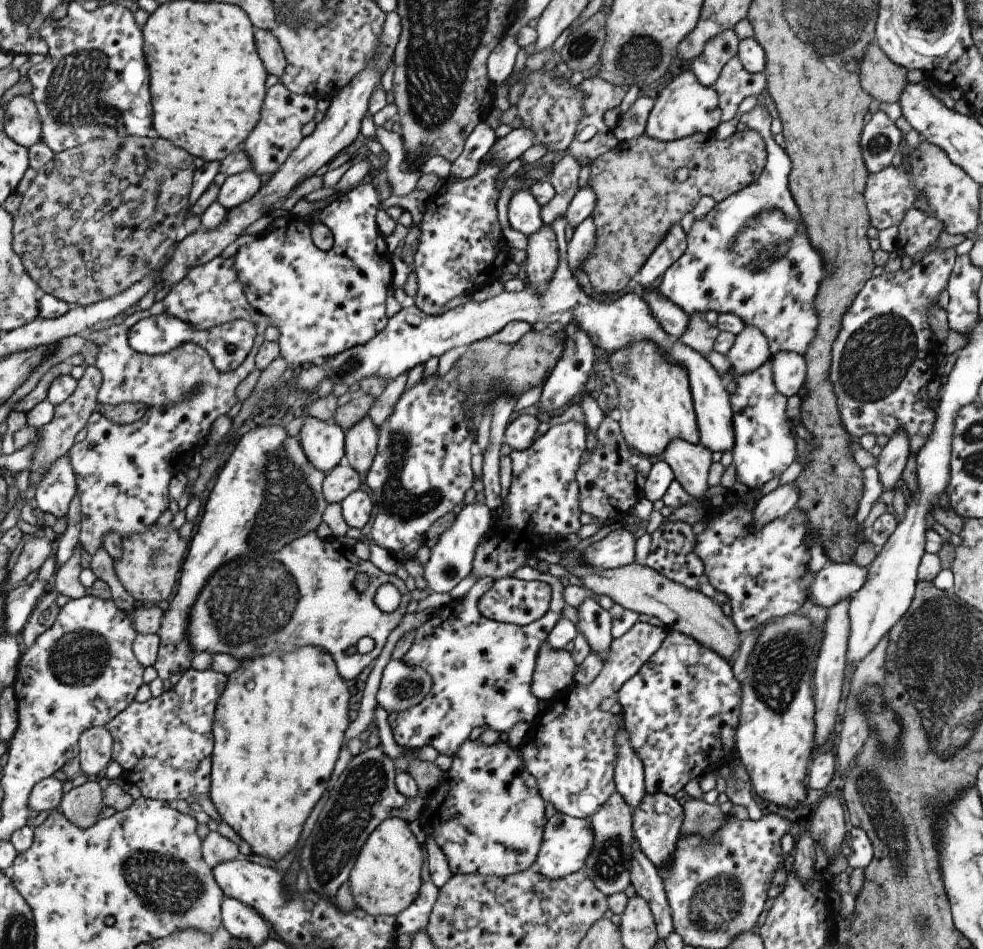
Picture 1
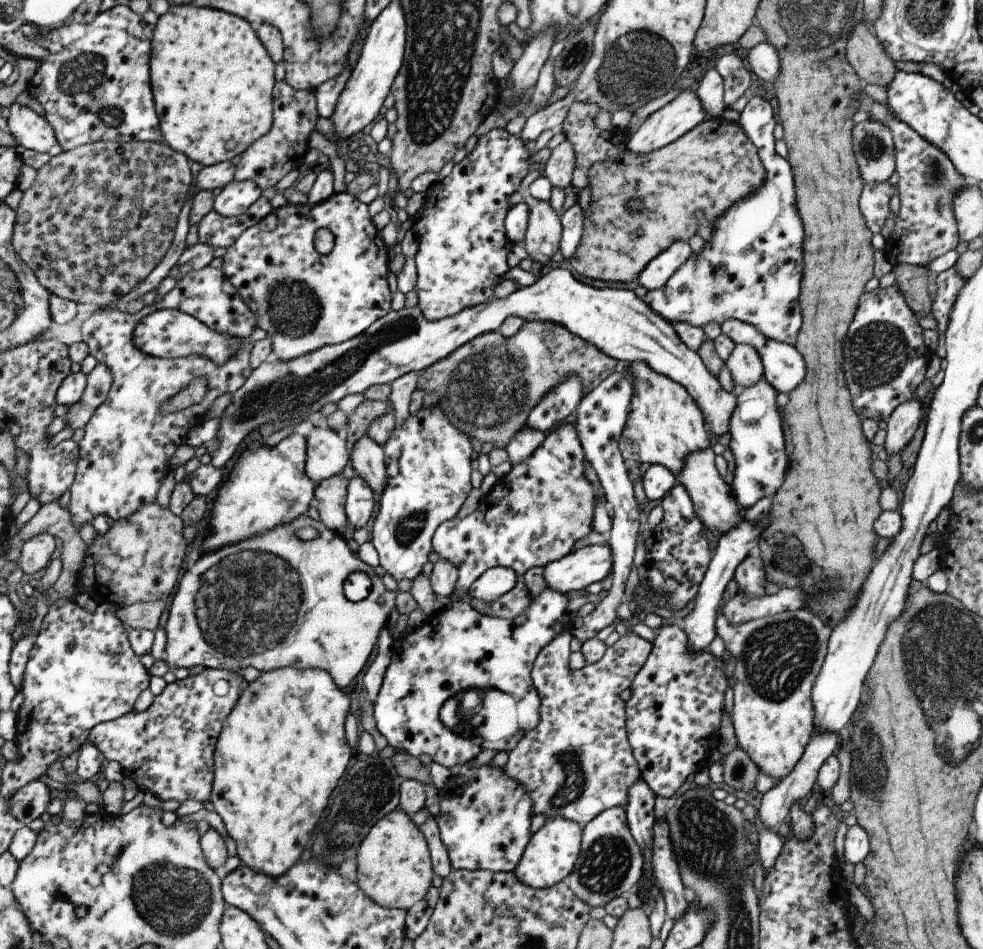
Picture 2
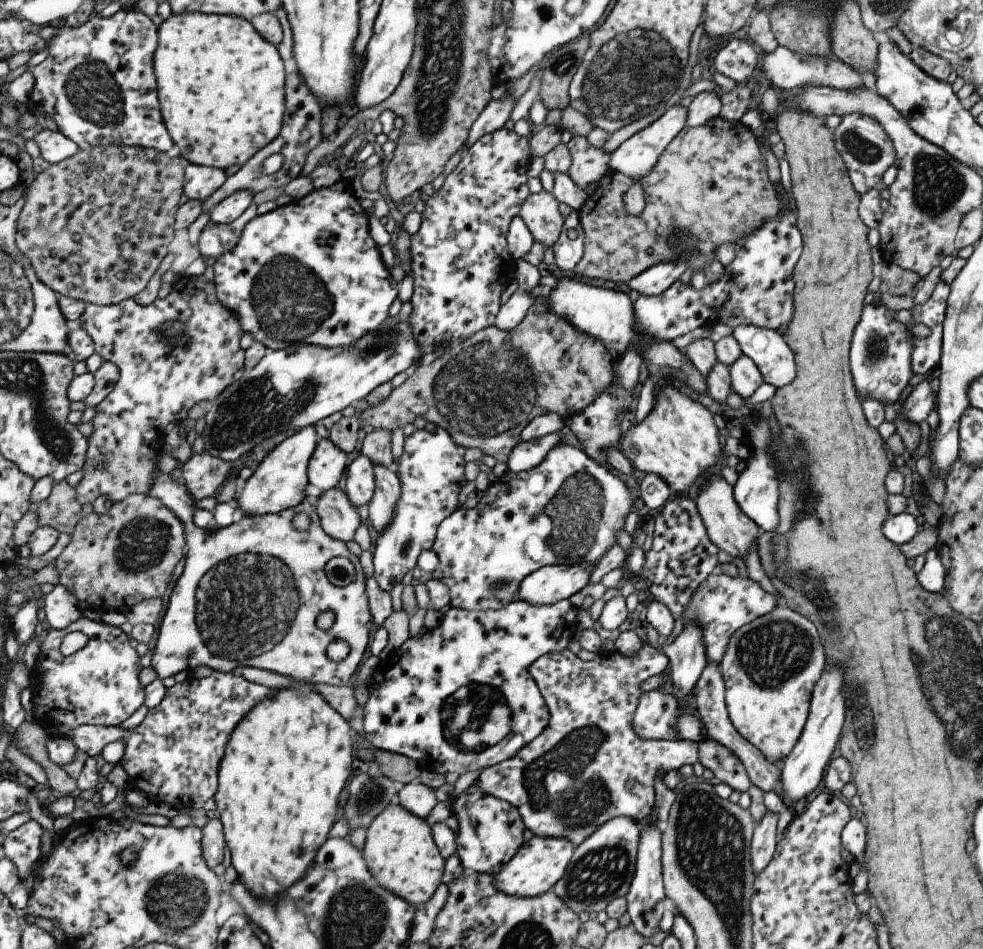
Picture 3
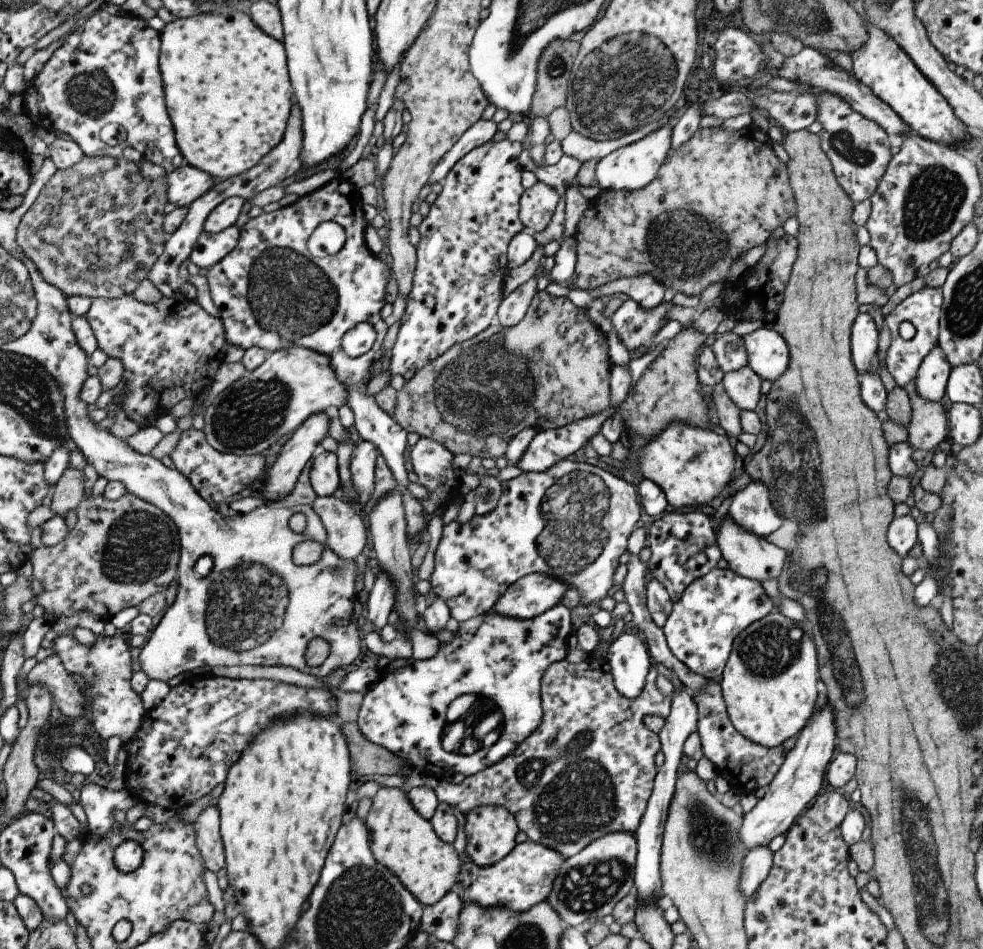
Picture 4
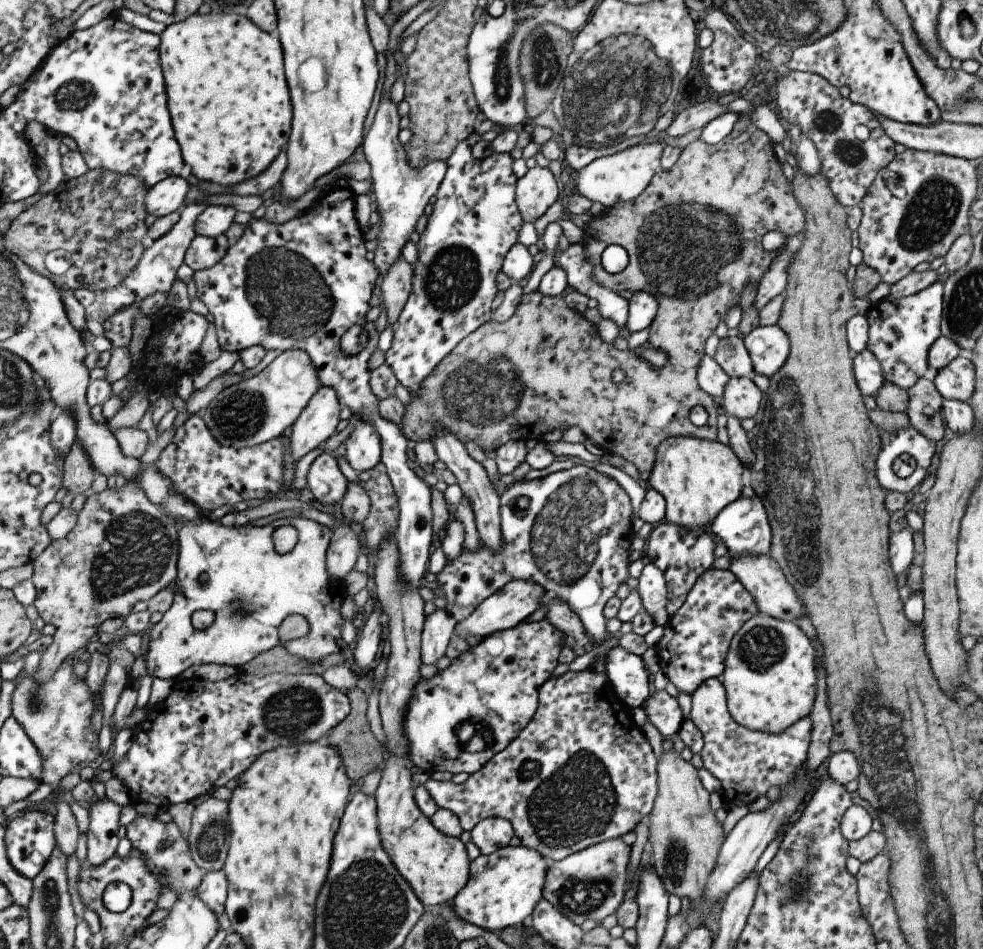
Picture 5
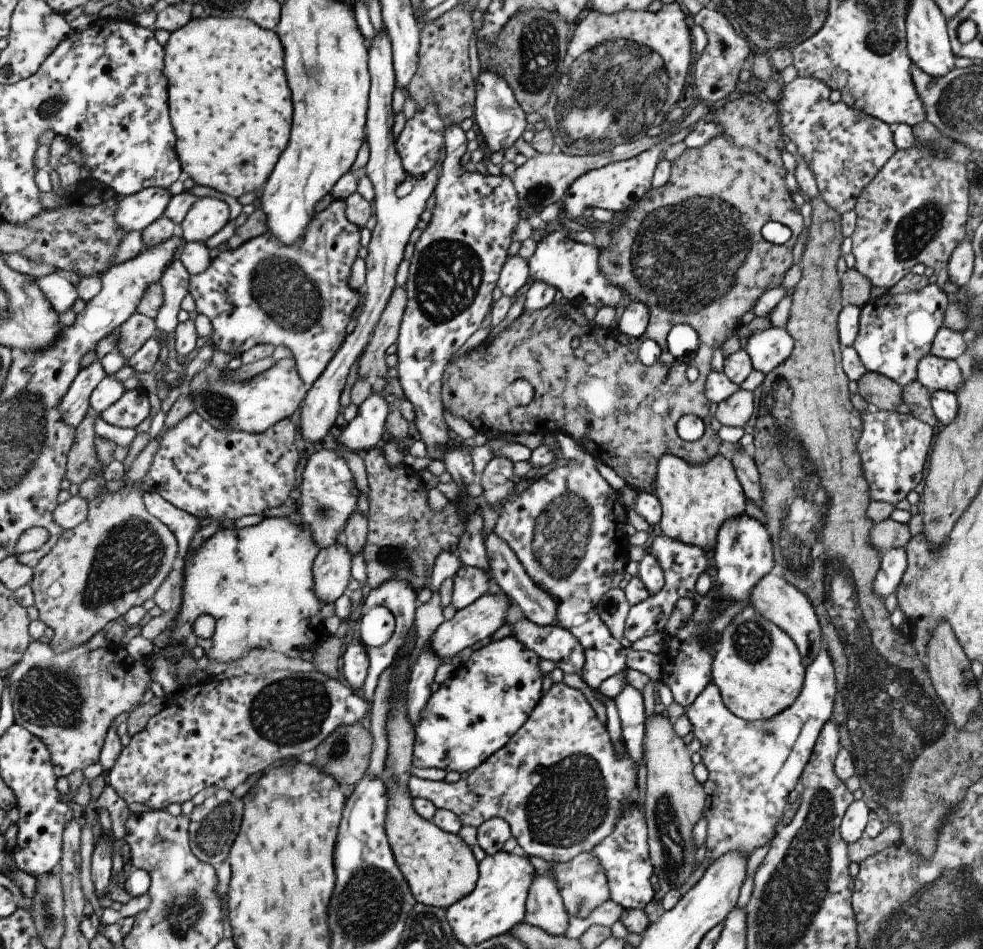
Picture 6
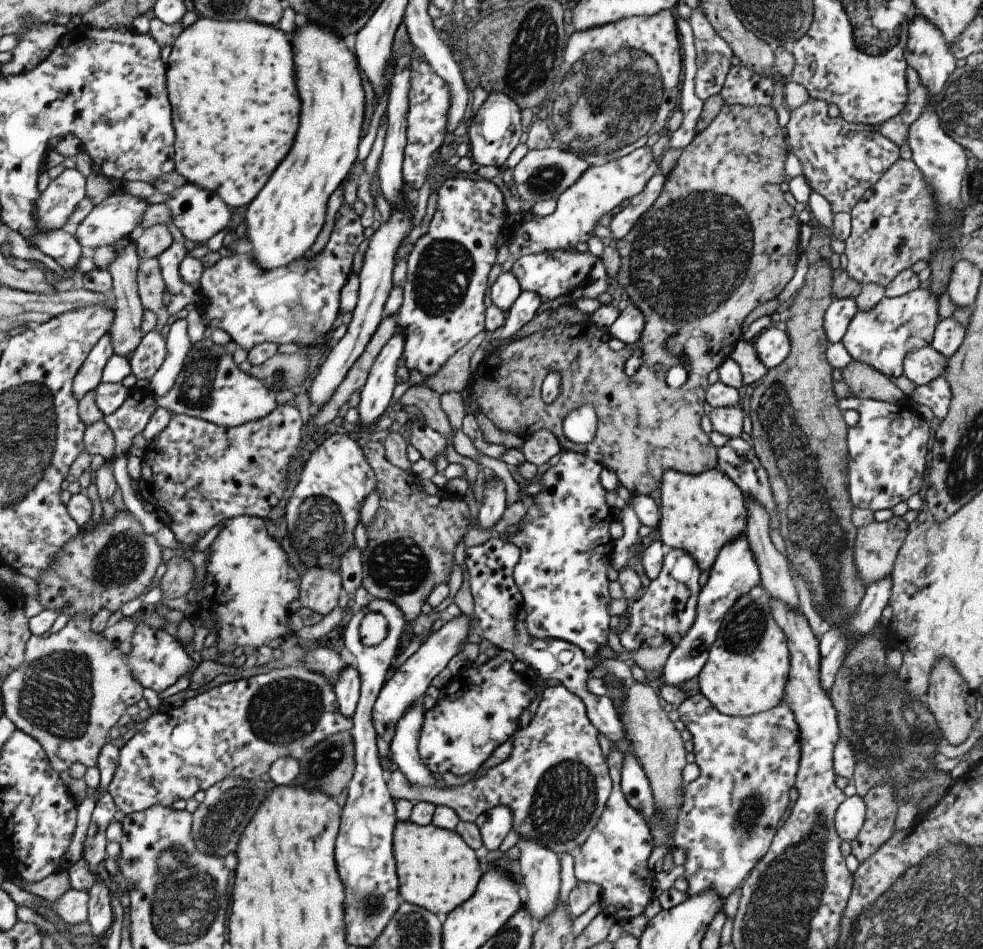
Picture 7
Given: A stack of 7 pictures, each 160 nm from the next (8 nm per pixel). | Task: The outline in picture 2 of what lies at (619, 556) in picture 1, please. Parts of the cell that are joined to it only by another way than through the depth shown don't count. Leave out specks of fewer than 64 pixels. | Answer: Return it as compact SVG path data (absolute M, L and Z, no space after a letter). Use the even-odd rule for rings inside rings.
M607 543L597 544L593 546L585 546L574 552L570 552L561 559L556 559L554 562L548 563L543 567L543 580L549 586L549 590L561 592L567 597L568 594L578 594L589 584L597 581L607 581L611 571L611 552Z

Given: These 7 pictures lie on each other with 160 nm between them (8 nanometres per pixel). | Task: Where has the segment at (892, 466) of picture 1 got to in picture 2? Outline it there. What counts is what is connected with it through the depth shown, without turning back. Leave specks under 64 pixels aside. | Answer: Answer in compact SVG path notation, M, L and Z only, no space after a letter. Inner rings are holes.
M907 400L897 404L886 421L883 448L887 457L899 453L901 448L911 440L922 418L923 410L919 400Z

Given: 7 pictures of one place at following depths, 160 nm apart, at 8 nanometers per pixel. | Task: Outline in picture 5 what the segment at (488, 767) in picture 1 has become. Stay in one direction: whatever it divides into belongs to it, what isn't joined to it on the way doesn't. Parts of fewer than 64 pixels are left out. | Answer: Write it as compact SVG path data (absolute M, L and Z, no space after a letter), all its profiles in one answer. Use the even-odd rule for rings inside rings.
M487 817L470 830L470 841L477 846L481 855L488 855L501 847L514 835L512 824L501 817Z

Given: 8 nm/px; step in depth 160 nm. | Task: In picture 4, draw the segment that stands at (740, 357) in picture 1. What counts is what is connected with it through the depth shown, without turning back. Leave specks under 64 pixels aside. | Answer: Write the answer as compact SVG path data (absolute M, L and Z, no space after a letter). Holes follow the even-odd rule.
M749 365L724 373L721 384L737 408L753 411L761 395L759 391L761 379L749 368Z

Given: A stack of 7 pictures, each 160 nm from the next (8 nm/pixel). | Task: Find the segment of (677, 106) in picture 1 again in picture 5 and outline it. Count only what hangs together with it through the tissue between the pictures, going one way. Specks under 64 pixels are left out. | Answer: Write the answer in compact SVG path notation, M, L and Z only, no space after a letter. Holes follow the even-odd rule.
M657 140L593 159L585 168L577 171L575 193L588 198L591 202L599 202L607 209L619 201L633 200L643 192L653 175L660 171L659 159L662 148L662 141Z

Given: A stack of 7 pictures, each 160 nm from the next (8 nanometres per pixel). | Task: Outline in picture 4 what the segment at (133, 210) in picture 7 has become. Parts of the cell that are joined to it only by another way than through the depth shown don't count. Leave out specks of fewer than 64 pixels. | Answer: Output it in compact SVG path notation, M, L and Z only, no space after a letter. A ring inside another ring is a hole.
M189 164L177 167L166 175L166 197L168 202L176 204L177 207L189 206L196 198L204 195L213 184L210 174Z

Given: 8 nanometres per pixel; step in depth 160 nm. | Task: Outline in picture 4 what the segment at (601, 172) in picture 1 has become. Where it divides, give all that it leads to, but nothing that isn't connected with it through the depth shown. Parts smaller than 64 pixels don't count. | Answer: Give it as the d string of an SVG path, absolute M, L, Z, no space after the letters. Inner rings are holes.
M747 125L736 131L727 131L718 127L699 128L690 136L680 147L668 149L665 161L657 169L653 180L643 188L636 191L603 191L593 200L587 200L587 208L579 217L574 239L576 240L576 261L574 264L573 280L579 289L592 289L607 284L611 280L628 276L637 276L640 274L651 275L657 282L660 282L664 288L672 288L675 292L682 292L686 296L697 296L702 290L717 282L717 280L727 281L729 266L742 252L764 244L769 239L769 234L781 226L787 218L795 216L796 204L794 196L788 181L786 165L780 163L773 155L772 141L767 134L763 134L755 125Z

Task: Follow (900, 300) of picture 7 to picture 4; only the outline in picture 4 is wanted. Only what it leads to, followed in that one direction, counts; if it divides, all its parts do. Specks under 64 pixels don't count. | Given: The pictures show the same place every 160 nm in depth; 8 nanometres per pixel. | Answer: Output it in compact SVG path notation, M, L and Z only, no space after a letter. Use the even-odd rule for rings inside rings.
M924 287L904 298L883 322L887 325L891 334L891 342L885 353L885 368L896 382L898 387L911 382L916 375L916 370L921 359L932 349L938 346L938 316L942 303L942 290L940 287ZM903 321L913 325L915 333L913 337L904 340L897 333L897 326Z

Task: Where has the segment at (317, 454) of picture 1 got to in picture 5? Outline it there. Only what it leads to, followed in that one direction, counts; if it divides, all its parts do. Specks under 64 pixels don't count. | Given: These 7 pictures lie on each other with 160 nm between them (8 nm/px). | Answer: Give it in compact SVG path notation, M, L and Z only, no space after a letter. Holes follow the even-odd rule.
M321 453L309 465L306 487L313 494L317 506L325 511L334 511L347 490L347 479L339 471L333 455Z

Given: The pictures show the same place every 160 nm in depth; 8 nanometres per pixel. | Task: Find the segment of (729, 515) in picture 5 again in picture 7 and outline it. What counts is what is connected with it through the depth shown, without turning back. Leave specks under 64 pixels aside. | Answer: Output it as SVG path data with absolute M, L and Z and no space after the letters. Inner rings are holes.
M744 534L733 538L729 544L727 542L723 544L723 548L717 552L717 558L709 571L707 583L700 588L697 596L693 624L687 630L687 634L683 634L683 638L677 642L677 646L674 646L673 651L665 660L661 673L663 686L679 688L683 682L697 677L697 674L705 665L707 650L717 636L719 622L723 618L723 614L733 606L733 602L739 596L746 594L755 584L760 584L757 564L753 560L753 554L747 546Z

